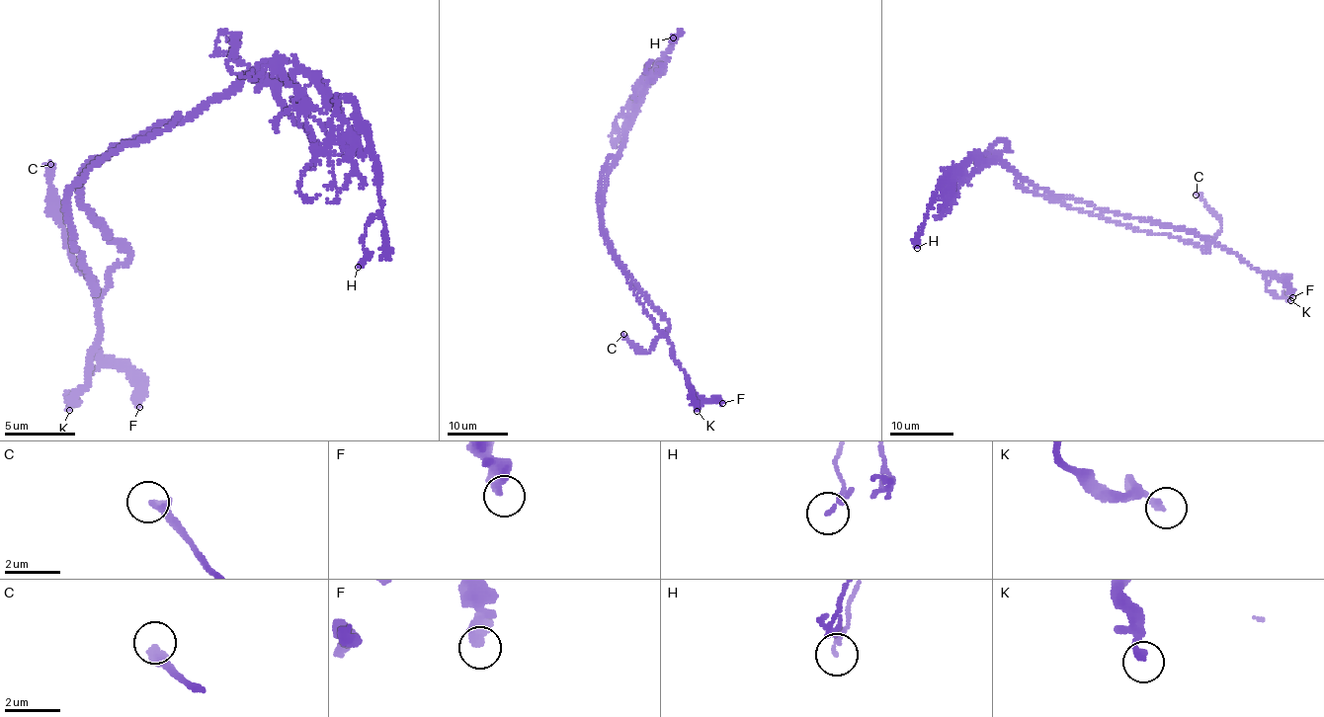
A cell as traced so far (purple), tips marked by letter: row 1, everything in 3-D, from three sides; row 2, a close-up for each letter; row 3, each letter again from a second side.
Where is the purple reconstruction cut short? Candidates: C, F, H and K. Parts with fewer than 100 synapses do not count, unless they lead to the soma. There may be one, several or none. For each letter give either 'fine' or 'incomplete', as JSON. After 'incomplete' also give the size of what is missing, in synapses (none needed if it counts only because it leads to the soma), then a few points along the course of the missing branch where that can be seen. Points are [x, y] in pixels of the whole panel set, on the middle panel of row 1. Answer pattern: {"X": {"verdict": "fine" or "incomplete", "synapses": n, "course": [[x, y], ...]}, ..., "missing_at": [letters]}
{"C": {"verdict": "incomplete"}, "F": {"verdict": "fine"}, "H": {"verdict": "fine"}, "K": {"verdict": "fine"}, "missing_at": ["C"]}

